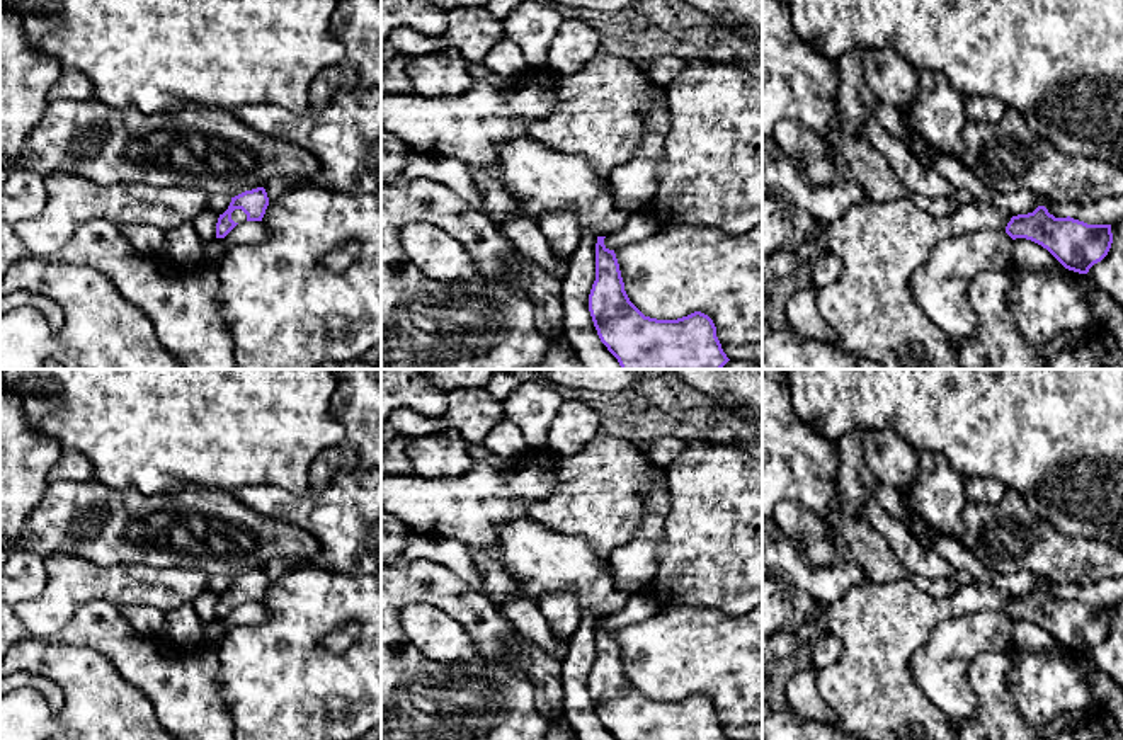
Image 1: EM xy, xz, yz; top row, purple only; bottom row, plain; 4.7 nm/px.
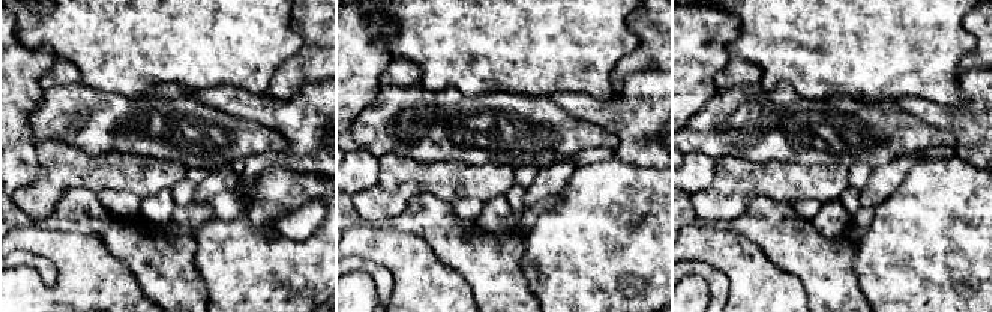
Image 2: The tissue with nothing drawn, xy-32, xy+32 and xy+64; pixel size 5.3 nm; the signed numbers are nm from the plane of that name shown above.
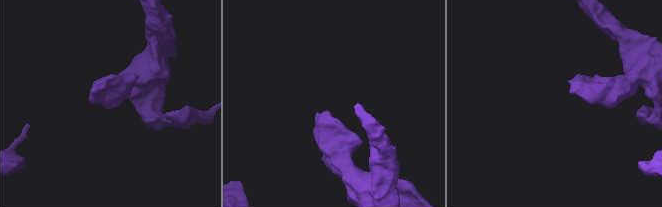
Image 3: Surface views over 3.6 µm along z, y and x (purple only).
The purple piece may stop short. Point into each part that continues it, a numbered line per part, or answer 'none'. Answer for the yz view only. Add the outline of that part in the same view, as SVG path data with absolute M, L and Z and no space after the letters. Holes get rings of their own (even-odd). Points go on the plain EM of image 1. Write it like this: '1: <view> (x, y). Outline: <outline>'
none

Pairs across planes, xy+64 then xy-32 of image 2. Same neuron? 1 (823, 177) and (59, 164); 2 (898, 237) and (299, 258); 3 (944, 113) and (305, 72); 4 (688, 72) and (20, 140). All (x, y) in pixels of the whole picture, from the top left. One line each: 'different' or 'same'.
1: same
2: same
3: different
4: same

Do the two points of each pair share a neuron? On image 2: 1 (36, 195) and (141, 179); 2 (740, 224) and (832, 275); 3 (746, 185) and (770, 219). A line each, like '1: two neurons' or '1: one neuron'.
1: one neuron
2: one neuron
3: two neurons

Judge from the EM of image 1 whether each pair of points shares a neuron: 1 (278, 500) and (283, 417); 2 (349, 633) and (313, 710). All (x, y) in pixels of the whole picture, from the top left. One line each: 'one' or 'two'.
1: two
2: two

